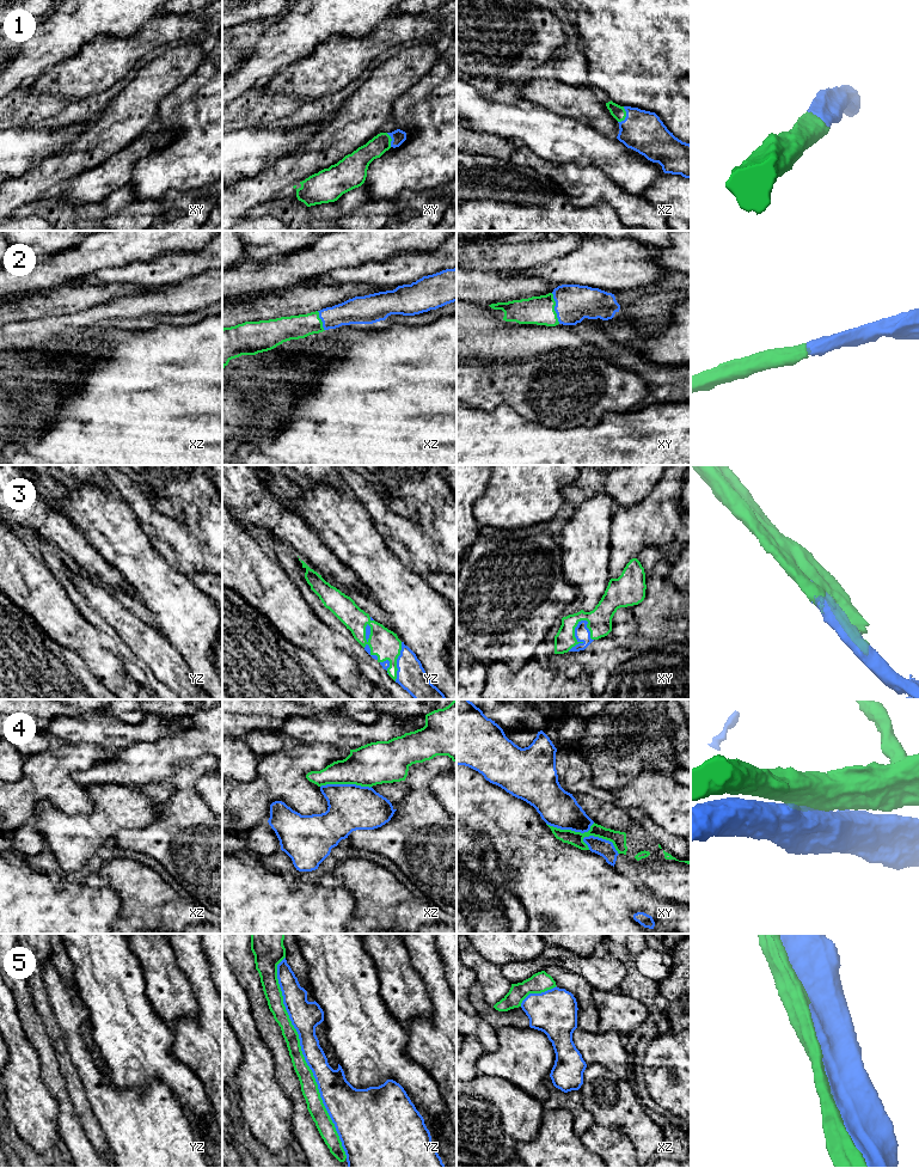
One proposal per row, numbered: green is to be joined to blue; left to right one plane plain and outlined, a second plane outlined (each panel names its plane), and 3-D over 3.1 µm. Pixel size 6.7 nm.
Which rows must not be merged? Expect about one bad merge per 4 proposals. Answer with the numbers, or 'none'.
4, 5

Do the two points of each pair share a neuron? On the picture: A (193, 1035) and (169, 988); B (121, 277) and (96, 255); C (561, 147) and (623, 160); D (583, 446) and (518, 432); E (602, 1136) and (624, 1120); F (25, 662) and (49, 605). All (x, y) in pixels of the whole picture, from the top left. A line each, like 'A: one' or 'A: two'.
A: two
B: two
C: one
D: one
E: two
F: two

